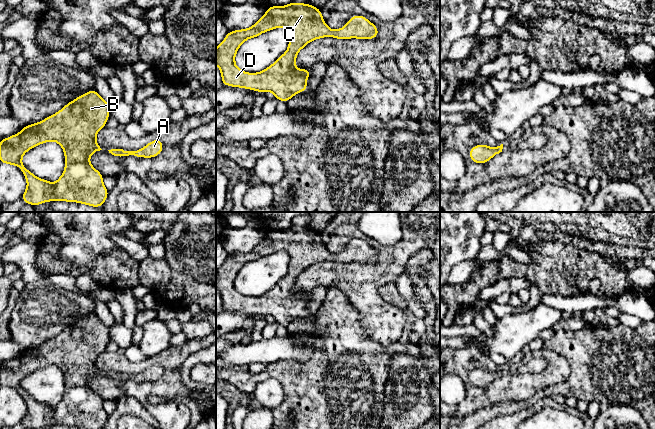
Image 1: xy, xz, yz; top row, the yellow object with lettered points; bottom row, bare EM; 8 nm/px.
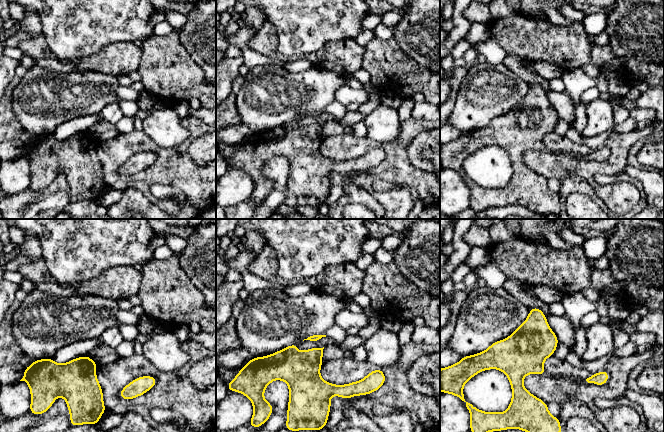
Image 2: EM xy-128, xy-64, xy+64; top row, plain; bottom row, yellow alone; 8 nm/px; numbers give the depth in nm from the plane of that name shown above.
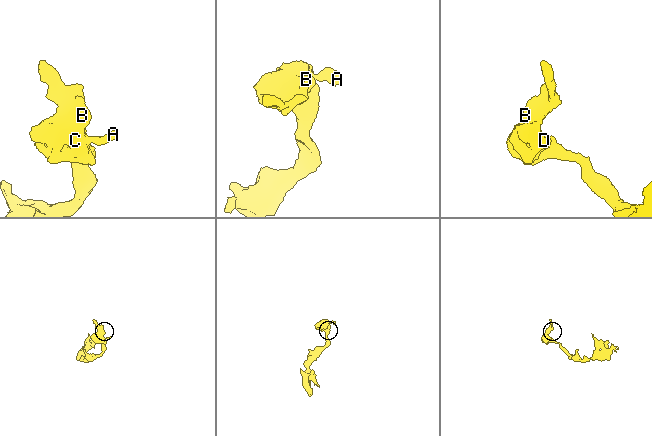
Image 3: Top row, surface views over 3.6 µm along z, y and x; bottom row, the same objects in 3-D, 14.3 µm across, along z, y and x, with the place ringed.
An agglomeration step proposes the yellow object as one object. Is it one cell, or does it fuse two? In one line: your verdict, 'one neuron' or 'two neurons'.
one neuron

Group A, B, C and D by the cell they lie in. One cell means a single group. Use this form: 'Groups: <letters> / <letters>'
Groups: A B C D

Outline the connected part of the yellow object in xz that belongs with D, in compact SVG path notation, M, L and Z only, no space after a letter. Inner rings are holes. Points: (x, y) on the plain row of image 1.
M291 226L285 230L268 230L266 237L252 251L228 255L224 264L216 272L216 289L220 293L224 310L250 313L260 317L270 315L278 325L287 326L300 315L307 315L307 302L311 298L310 293L295 293L294 291L298 276L308 267L323 261L333 261L339 264L376 263L378 258L378 251L362 239L352 240L344 251L333 254L326 249L321 234L311 228ZM279 251L285 251L290 257L287 275L263 295L248 297L240 294L235 288L235 280L239 271L247 263L256 262L262 257Z

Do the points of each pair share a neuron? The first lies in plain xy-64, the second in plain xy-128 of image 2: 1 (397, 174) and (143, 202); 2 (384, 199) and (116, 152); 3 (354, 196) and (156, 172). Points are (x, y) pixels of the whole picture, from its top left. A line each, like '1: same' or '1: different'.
1: different
2: same
3: different

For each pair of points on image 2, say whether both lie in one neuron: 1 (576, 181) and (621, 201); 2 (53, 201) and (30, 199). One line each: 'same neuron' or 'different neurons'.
1: different neurons
2: same neuron

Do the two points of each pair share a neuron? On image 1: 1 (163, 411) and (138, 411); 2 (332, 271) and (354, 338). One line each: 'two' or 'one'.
1: two
2: two

